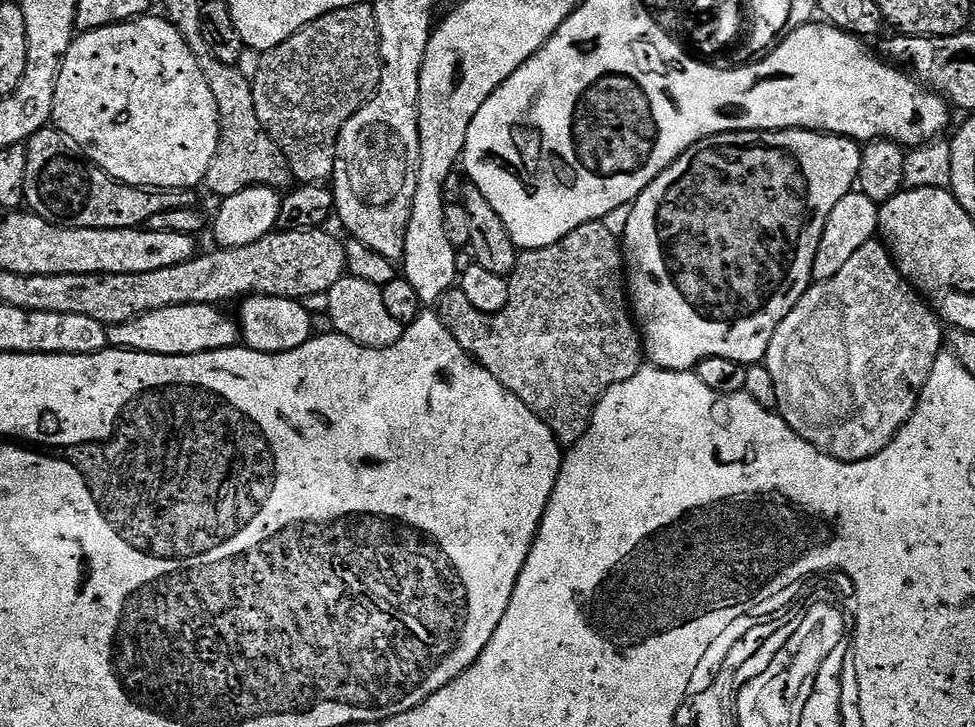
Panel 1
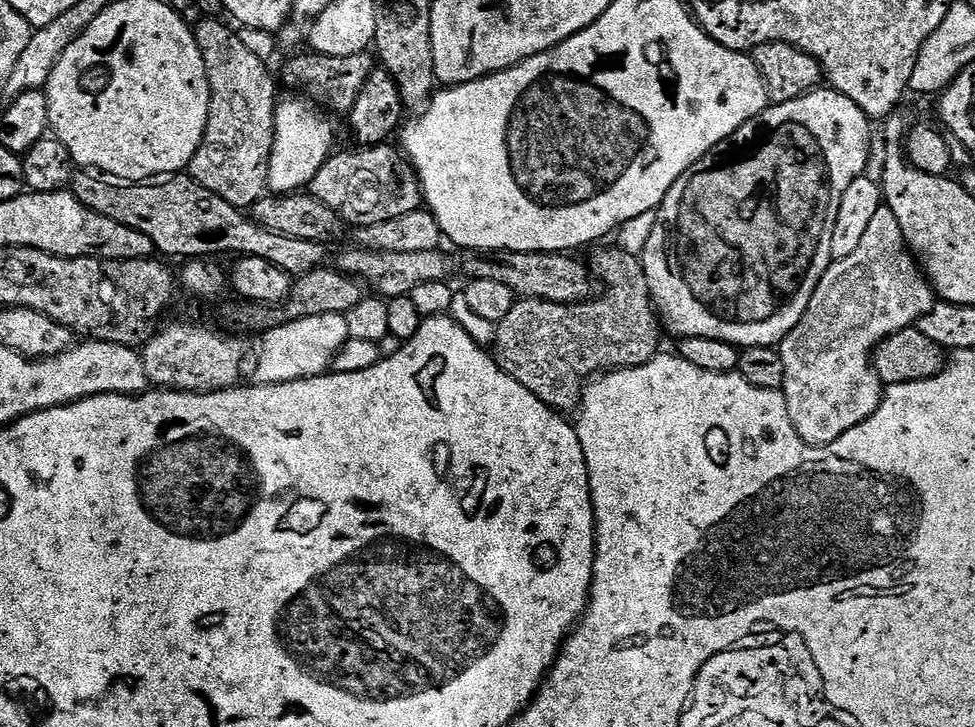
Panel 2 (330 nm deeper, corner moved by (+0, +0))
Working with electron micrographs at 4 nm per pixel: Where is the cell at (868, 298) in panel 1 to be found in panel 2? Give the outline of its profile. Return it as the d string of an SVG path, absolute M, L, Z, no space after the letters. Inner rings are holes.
M886 206L880 207L879 210L875 212L874 219L870 221L870 226L867 228L865 236L862 237L861 244L858 245L858 250L854 250L854 254L850 254L846 258L833 260L832 265L826 270L826 274L818 282L818 286L810 298L810 306L806 306L806 314L802 314L798 326L794 326L794 330L790 330L790 334L786 334L786 338L781 340L778 345L782 366L785 367L782 391L784 393L784 401L786 402L786 410L790 414L790 422L794 426L794 430L804 440L805 444L809 446L833 444L835 440L842 438L842 434L854 430L854 426L866 422L866 418L870 418L874 415L885 393L885 389L882 387L874 367L874 353L876 348L883 340L893 336L894 333L901 332L904 328L913 327L913 325L919 322L919 320L932 309L933 303L934 289L932 285L928 283L920 265L916 263L912 253L908 251L908 245L904 243L902 226L898 226L898 218L894 218L894 210L890 210Z

